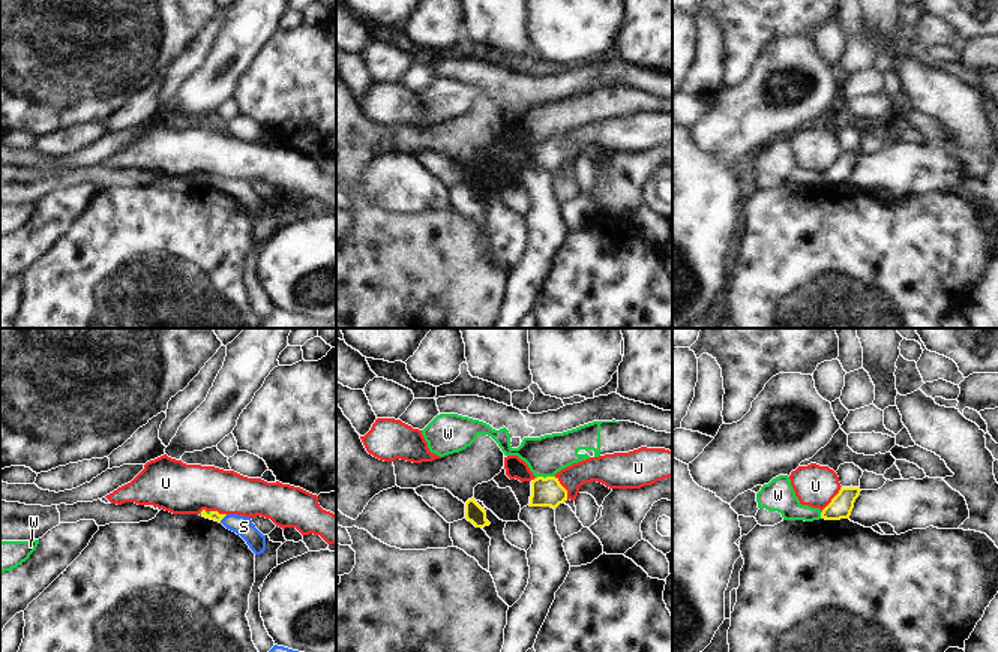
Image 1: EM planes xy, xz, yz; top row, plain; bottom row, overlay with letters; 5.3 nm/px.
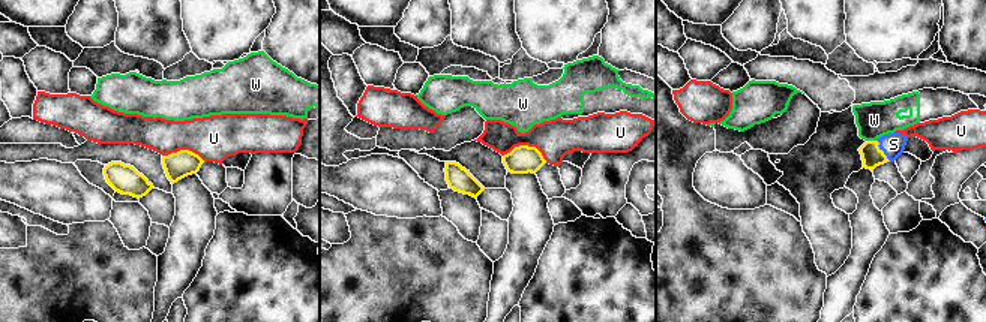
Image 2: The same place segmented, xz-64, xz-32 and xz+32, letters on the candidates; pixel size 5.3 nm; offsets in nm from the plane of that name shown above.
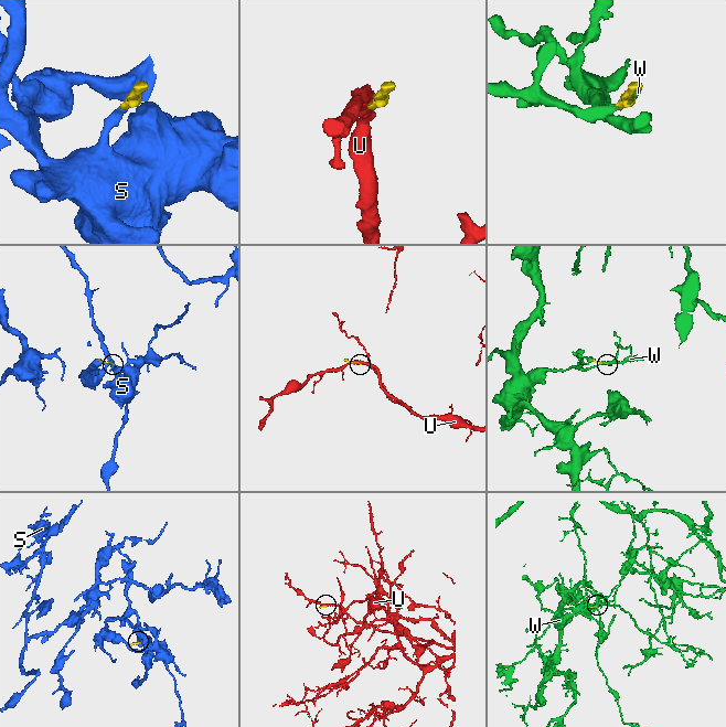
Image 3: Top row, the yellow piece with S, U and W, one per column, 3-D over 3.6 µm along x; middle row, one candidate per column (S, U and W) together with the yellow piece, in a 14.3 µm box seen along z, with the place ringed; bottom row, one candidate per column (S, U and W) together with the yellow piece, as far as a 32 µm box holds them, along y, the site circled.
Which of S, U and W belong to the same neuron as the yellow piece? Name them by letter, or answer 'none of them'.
S.

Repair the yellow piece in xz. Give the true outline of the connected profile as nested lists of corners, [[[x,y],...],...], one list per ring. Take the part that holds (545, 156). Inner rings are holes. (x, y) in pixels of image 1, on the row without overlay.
[[[537,141],[531,145],[530,171],[551,171],[557,172],[567,165],[567,154],[555,141]]]

